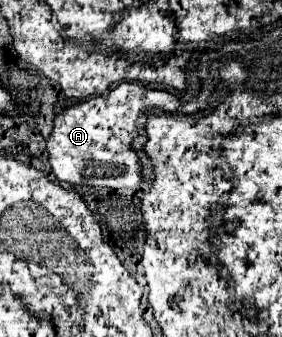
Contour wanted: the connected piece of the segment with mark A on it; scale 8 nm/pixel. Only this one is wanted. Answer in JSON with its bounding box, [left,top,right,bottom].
[48,82,178,190]

